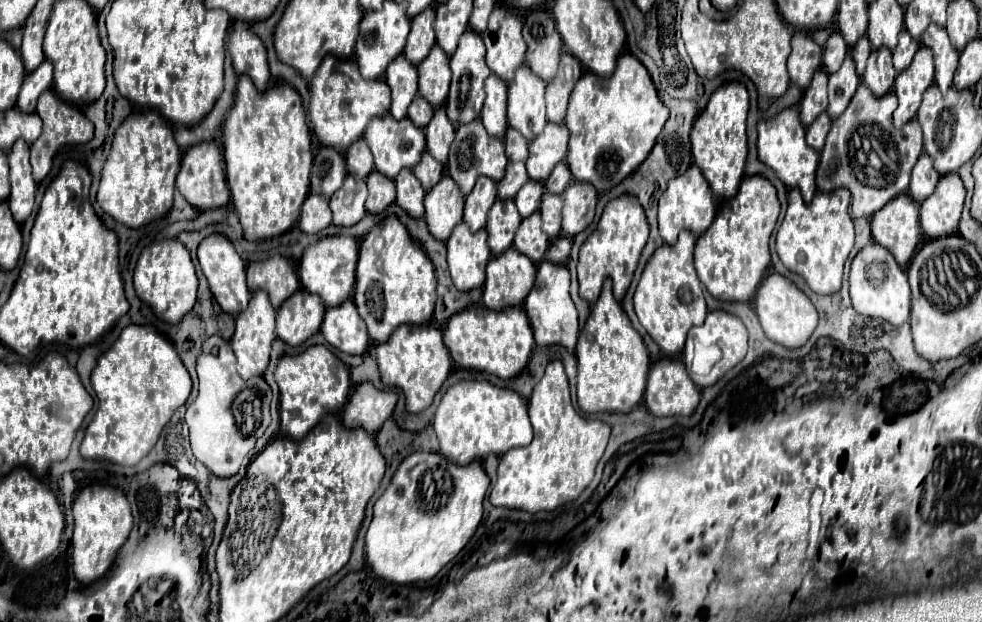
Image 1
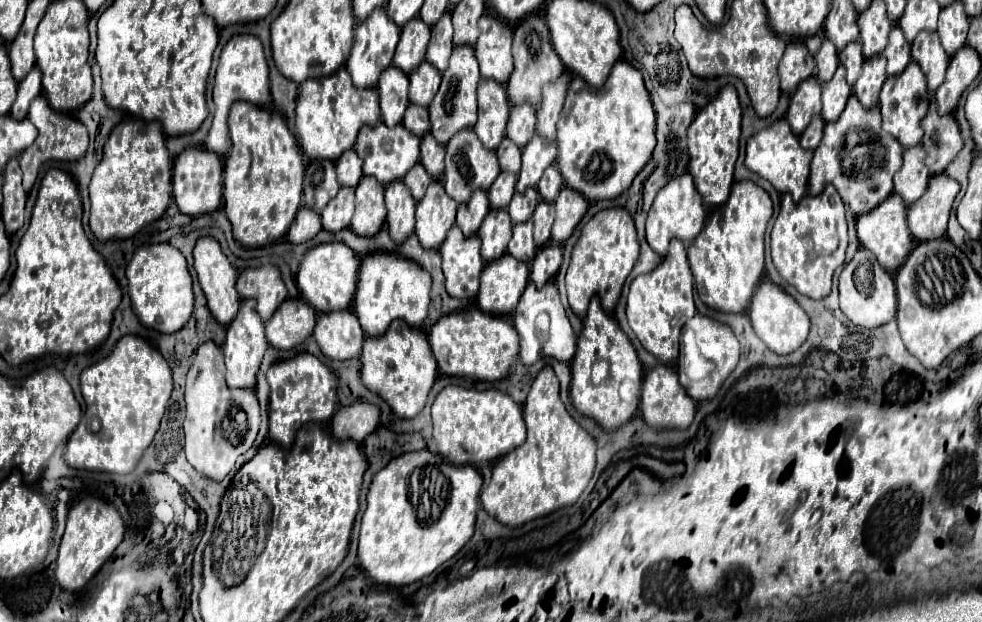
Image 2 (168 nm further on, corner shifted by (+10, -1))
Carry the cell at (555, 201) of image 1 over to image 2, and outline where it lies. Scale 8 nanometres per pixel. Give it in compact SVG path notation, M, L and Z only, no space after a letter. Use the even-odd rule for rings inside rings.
M539 202L533 212L533 224L535 224L535 240L537 246L545 246L551 238L551 226L555 220L555 208L551 202Z

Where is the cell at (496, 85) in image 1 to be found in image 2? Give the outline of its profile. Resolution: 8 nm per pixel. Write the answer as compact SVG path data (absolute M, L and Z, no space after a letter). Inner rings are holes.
M495 80L479 82L479 120L473 126L475 134L485 148L495 150L497 144L505 138L505 126L509 118L509 98L503 84Z

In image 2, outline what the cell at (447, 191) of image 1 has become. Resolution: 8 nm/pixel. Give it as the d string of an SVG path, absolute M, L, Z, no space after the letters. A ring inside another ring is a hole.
M433 180L425 198L417 204L415 234L423 248L439 248L445 242L449 228L455 224L455 210L457 202L447 196L439 180Z

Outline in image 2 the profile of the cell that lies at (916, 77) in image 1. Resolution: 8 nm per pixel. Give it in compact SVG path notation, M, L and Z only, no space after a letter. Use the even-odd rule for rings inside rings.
M911 62L909 68L905 68L905 72L901 72L899 76L889 76L885 80L885 84L883 84L881 100L879 100L879 108L881 108L885 132L889 132L891 136L895 136L903 148L917 146L921 142L921 136L923 136L923 132L921 132L921 120L927 114L929 102L931 102L931 98L929 98L925 76L923 76L921 68L917 68L915 62Z

